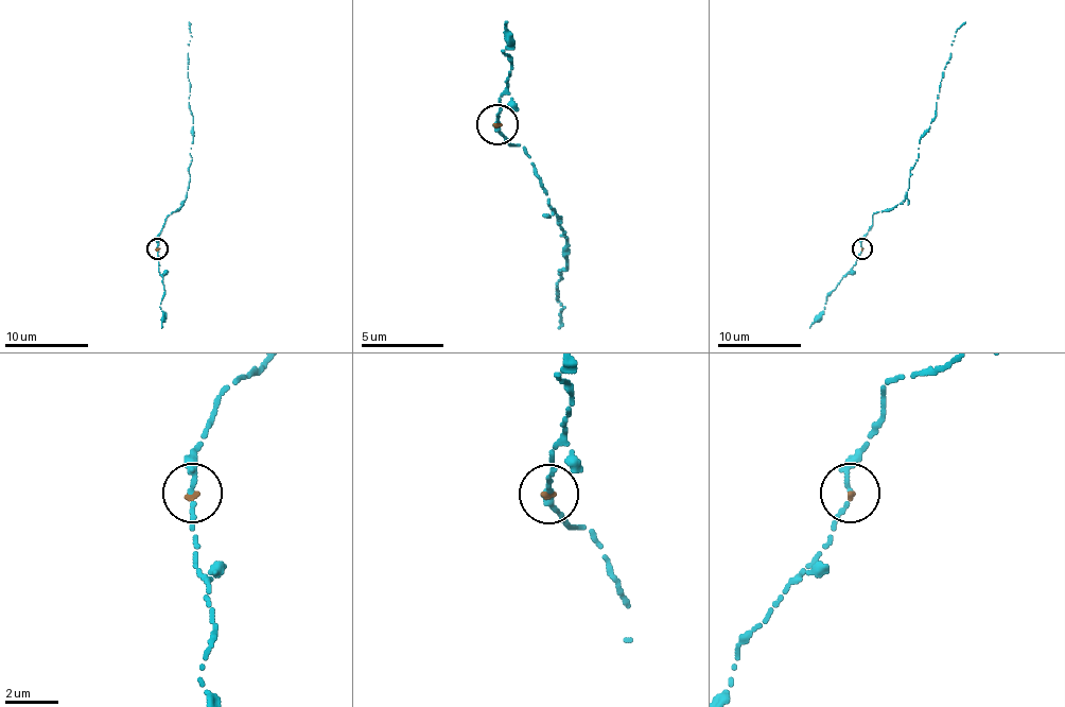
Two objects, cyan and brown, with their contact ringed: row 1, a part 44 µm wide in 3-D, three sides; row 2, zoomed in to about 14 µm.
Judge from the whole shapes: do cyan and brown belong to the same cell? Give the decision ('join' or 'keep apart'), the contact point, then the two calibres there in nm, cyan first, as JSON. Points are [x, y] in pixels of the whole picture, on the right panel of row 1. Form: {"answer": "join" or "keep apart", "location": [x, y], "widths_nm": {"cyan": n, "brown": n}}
{"answer": "join", "location": [861, 248], "widths_nm": {"cyan": 160, "brown": 160}}

